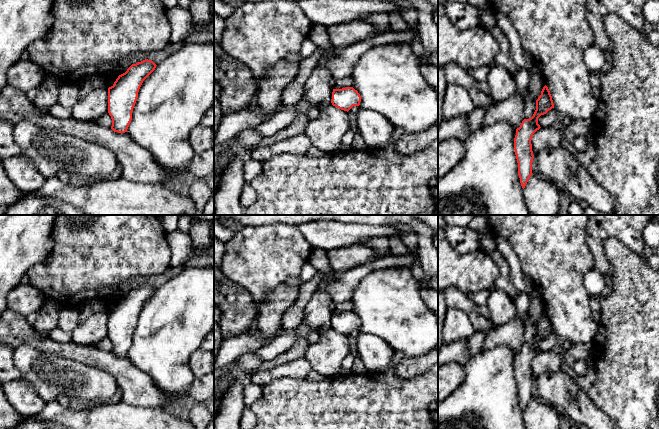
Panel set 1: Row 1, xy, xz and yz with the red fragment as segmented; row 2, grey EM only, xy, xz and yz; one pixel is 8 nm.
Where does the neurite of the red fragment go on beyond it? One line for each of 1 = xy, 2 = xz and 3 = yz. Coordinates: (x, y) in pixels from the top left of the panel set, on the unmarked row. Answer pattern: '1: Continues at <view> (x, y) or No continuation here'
1: No continuation here
2: No continuation here
3: No continuation here

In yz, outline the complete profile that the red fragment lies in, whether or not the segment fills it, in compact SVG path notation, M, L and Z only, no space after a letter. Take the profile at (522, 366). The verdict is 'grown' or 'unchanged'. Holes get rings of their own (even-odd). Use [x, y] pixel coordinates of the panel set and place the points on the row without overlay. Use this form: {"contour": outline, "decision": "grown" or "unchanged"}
{"contour": "M545 309L541 319L536 324L536 334L529 343L524 343L519 352L516 353L514 362L514 374L518 387L518 399L524 413L532 397L532 385L534 382L531 363L533 358L541 351L538 342L554 332L552 320Z", "decision": "unchanged"}

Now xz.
{"contour": "M353 311L333 313L331 327L333 330L349 335L353 330L359 330L361 320Z", "decision": "unchanged"}

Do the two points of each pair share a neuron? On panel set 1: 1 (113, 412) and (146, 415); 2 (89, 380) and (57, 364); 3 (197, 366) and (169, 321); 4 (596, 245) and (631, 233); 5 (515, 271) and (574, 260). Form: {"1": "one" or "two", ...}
{"1": "one", "2": "one", "3": "two", "4": "one", "5": "two"}

